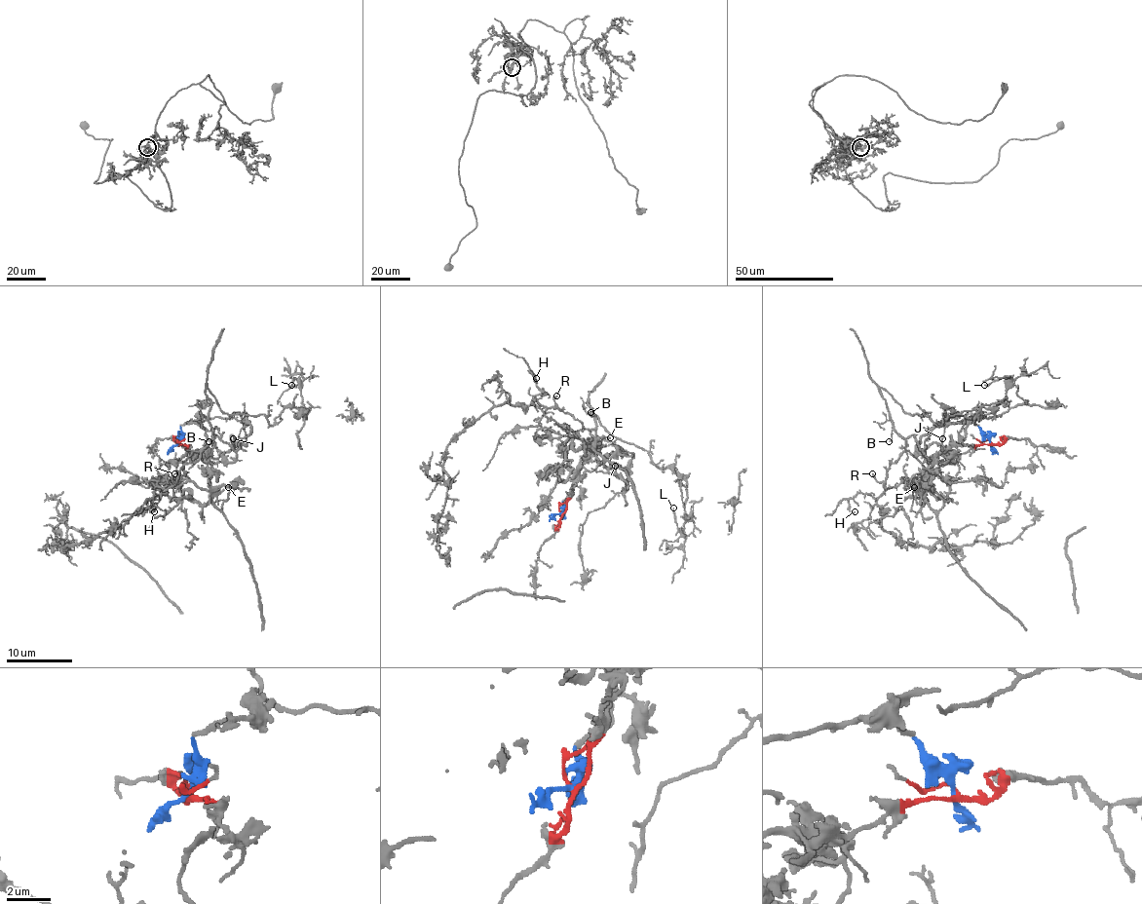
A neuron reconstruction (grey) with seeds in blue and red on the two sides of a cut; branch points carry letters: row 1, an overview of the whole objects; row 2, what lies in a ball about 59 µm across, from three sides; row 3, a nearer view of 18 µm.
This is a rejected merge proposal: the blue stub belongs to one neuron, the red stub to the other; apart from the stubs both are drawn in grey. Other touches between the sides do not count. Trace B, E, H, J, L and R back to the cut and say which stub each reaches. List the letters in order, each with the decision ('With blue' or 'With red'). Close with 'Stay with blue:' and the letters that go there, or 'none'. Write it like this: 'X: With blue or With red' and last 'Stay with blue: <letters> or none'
B: With red
E: With blue
H: With red
J: With blue
L: With red
R: With red
Stay with blue: E, J

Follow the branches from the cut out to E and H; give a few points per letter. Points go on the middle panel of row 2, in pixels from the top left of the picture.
E: (561, 513), (563, 502), (572, 495), (589, 442), (591, 450), (599, 436), (610, 436)
H: (561, 513), (573, 481), (618, 447), (568, 414), (542, 405), (538, 398), (542, 393), (530, 372), (535, 377)

